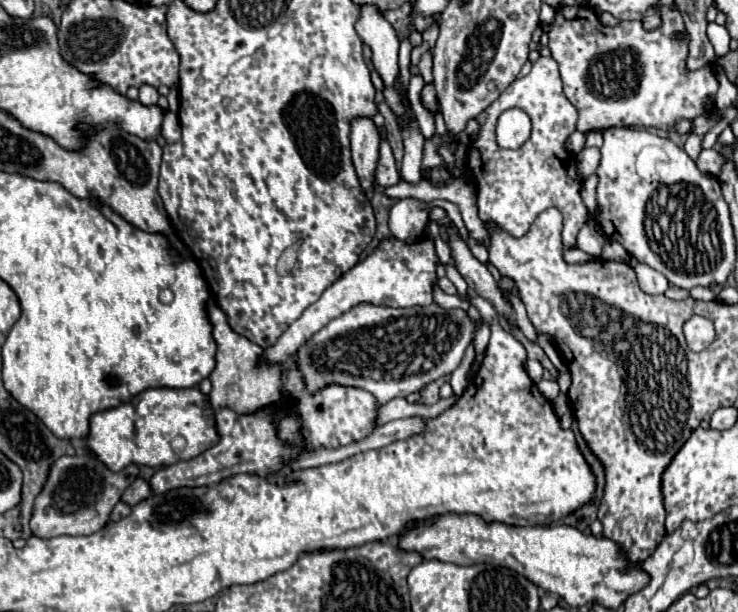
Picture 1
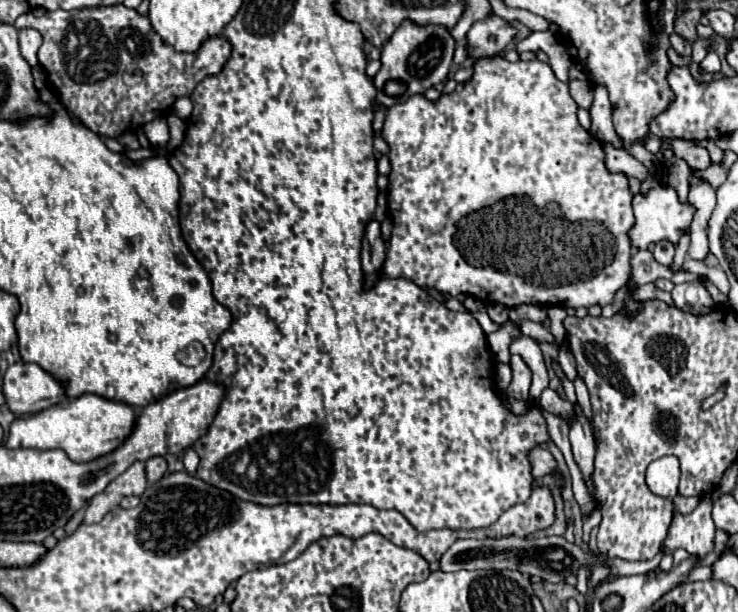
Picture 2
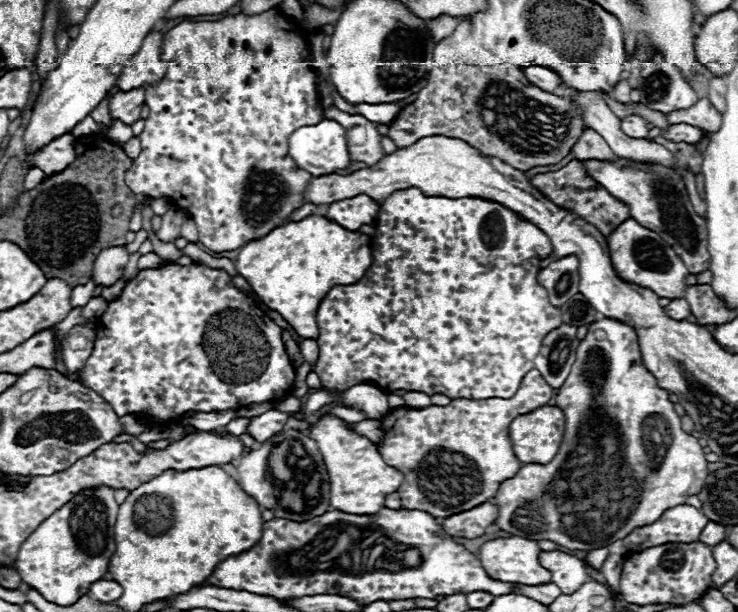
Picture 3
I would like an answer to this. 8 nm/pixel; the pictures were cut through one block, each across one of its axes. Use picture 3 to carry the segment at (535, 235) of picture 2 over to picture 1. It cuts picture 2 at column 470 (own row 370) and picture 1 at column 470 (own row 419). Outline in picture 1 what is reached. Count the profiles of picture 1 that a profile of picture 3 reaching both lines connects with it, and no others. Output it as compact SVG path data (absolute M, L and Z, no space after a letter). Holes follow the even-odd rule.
M540 56L528 76L514 80L498 100L494 100L484 112L474 118L480 126L478 136L472 140L468 154L468 172L476 184L478 214L484 224L498 226L514 238L522 238L538 214L548 208L558 208L564 216L562 242L566 248L576 246L580 228L588 222L590 212L580 196L582 178L578 174L574 158L566 150L568 136L576 130L578 110L562 94L562 80L554 58ZM508 108L524 110L532 120L532 136L518 150L504 150L496 144L496 120Z

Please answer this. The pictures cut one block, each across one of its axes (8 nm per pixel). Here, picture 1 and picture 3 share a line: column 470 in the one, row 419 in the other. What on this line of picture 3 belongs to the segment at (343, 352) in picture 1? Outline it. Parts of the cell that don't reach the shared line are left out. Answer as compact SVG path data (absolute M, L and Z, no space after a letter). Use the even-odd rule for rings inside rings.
M322 416L314 424L310 438L316 440L322 452L324 464L328 468L330 506L334 510L340 510L346 514L358 514L358 516L376 514L384 506L384 498L390 492L396 492L398 486L402 484L402 474L394 466L388 466L382 460L376 444L356 434L354 430L346 428L338 416Z

